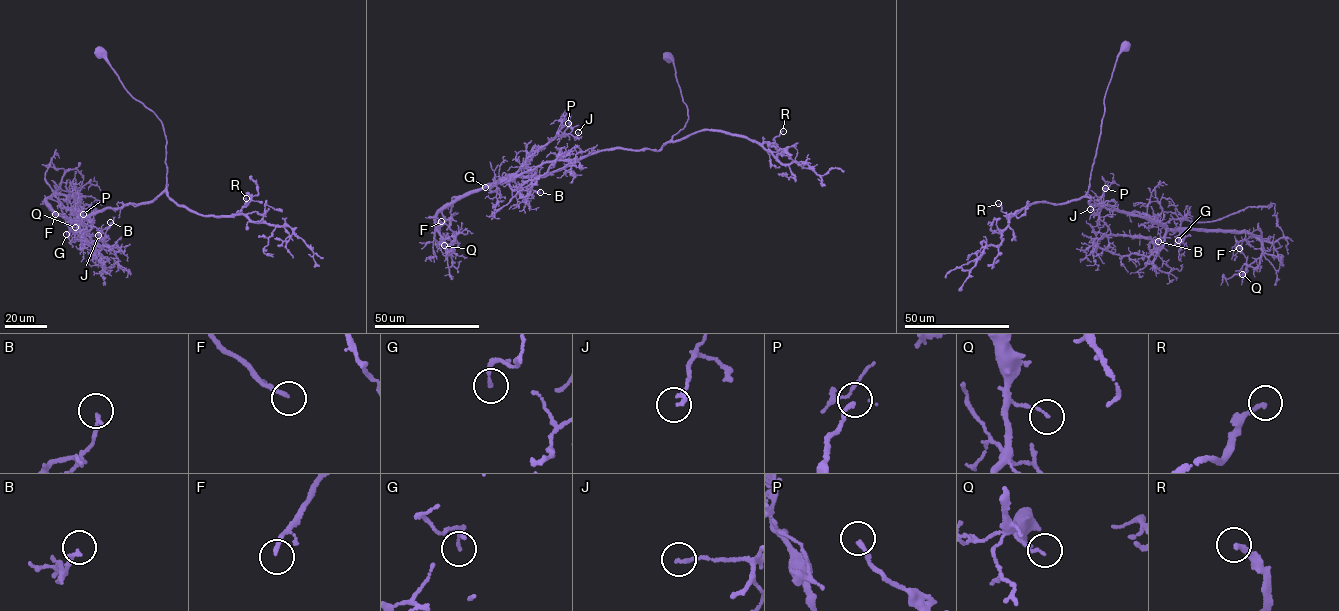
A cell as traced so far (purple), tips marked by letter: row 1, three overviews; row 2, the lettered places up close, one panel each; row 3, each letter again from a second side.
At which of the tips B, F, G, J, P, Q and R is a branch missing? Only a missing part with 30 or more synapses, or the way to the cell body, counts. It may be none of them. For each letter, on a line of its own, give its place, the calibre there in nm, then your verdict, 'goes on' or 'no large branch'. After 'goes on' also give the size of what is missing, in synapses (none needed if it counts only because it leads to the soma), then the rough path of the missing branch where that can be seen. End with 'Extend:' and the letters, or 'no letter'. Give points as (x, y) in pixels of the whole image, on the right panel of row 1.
B: place (1158, 241); calibre 170 nm; no large branch
F: place (1239, 248); calibre 160 nm; no large branch
G: place (1178, 240); calibre 130 nm; no large branch
J: place (1090, 209); calibre 140 nm; no large branch
P: place (1105, 188); calibre 180 nm; no large branch
Q: place (1242, 274); calibre 90 nm; no large branch
R: place (998, 203); calibre 190 nm; goes on; 45 synapses; course (998, 203), (975, 207), (971, 204)
Extend: R

